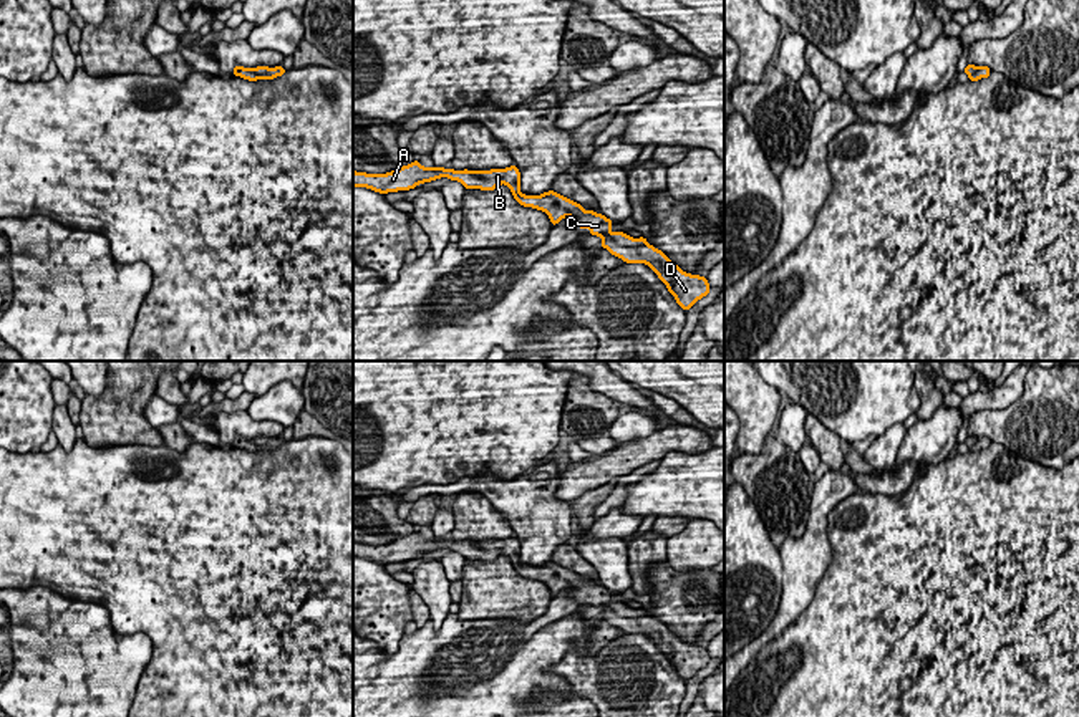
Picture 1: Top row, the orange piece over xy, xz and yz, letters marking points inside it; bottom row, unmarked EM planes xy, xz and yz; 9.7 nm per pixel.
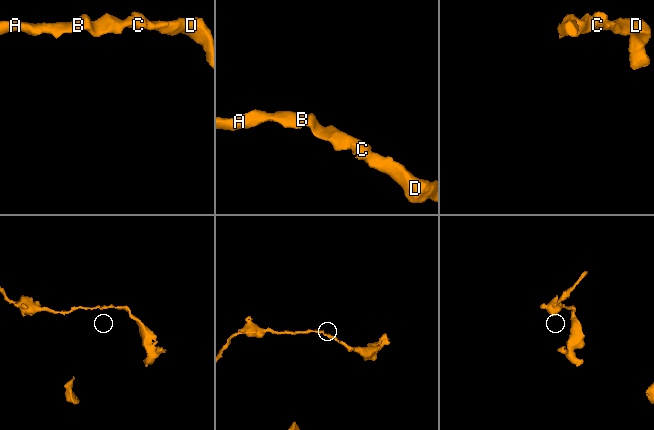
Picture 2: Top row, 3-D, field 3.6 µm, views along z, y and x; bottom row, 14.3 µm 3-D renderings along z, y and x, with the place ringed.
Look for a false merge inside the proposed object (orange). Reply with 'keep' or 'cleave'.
keep

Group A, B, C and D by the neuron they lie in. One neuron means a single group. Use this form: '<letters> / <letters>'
A B C D

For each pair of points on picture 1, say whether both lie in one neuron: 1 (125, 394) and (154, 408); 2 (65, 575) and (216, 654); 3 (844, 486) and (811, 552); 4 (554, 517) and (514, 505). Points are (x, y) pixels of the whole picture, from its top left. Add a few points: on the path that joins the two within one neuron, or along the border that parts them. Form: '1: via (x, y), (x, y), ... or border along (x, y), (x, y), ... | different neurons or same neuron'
1: border along (154, 393), (143, 411), (143, 416), (153, 428) | different neurons
2: via (103, 582), (143, 582), (178, 616) | same neuron
3: via (827, 500), (817, 512), (816, 535) | same neuron
4: via (544, 517), (539, 517), (524, 505) | same neuron

